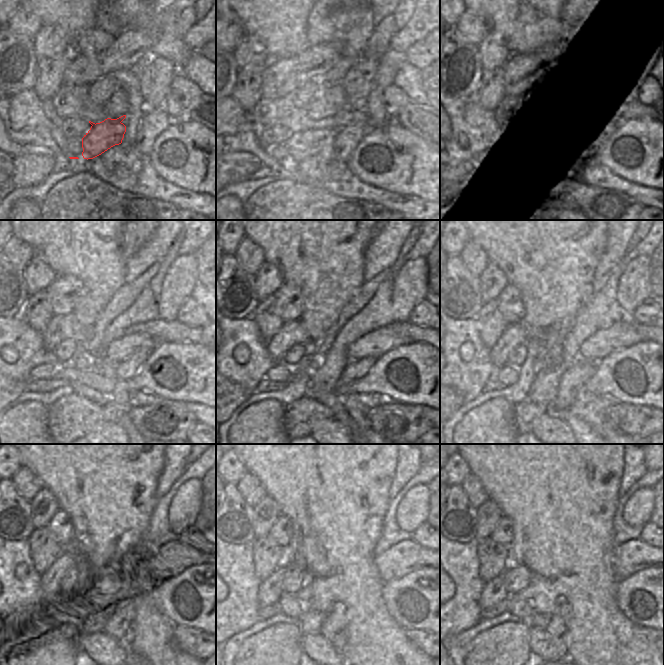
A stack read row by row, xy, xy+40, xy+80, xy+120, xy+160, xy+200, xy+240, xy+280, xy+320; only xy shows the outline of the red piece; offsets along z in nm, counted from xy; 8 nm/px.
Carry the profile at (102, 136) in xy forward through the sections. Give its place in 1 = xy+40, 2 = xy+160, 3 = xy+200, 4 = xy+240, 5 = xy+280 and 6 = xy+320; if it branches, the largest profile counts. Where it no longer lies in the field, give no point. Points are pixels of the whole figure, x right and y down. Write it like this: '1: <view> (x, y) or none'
1: xy+40 (316, 135)
2: xy+160 (375, 344)
3: xy+200 (621, 335)
4: xy+240 (182, 556)
5: xy+280 (407, 556)
6: xy+320 (634, 555)

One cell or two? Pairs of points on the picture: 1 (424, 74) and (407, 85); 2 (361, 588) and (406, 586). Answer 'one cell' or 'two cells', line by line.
1: two cells
2: two cells

